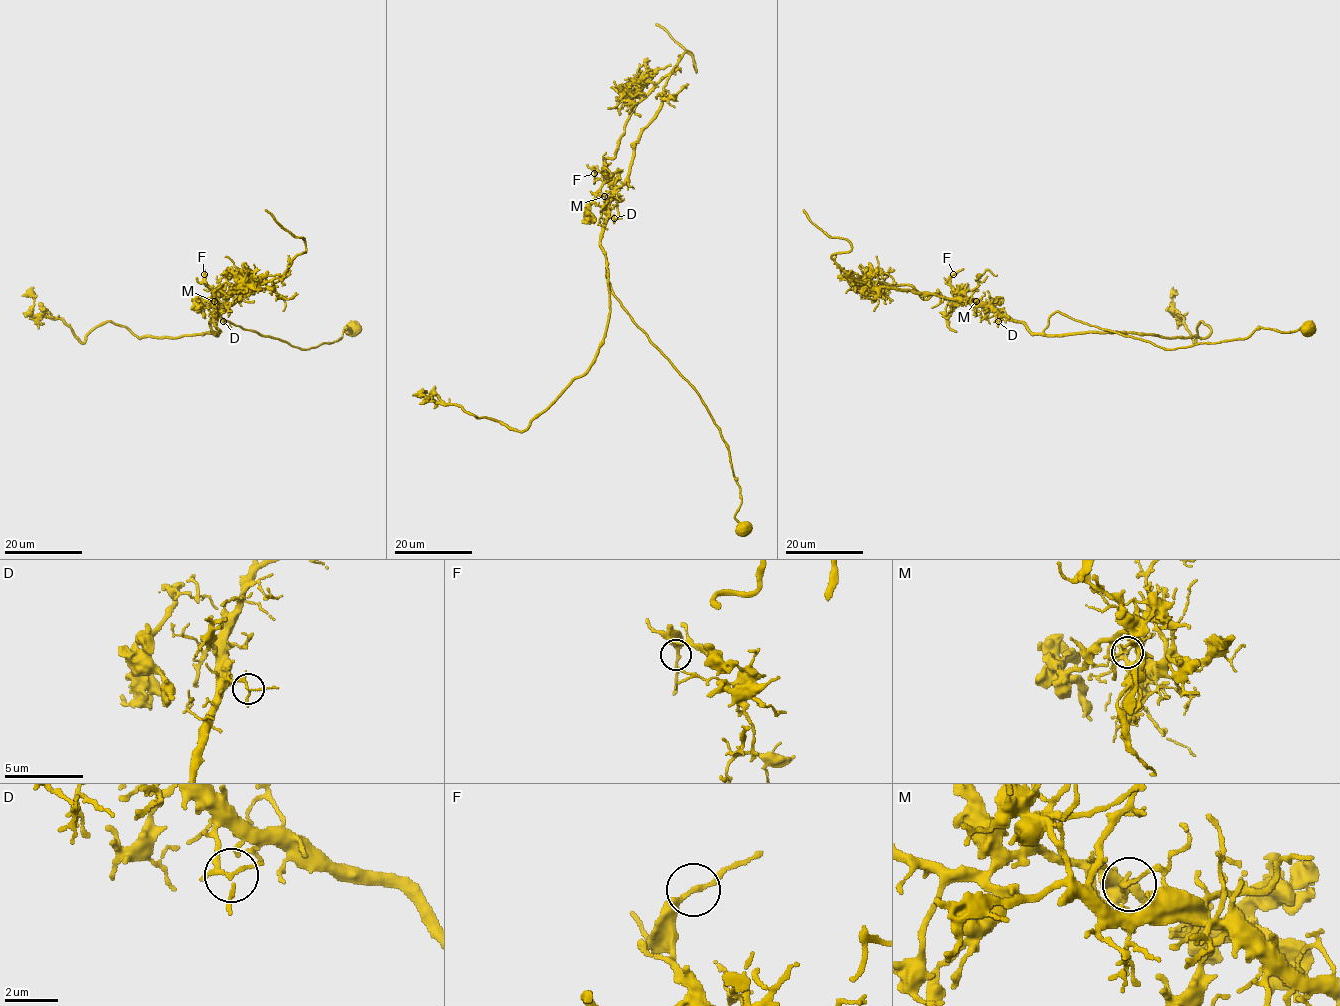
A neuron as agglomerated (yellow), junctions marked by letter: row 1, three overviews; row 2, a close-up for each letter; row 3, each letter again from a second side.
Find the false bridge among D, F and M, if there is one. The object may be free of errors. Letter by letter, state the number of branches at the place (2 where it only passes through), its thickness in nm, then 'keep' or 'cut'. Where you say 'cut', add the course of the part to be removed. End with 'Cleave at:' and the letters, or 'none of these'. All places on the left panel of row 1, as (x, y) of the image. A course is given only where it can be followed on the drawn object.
D: 2 branches meet; 160 nm thick; keep
F: 2 branches meet; 200 nm thick; keep
M: 2 branches meet; 120 nm thick; cut; foreign part runs (214, 301), (205, 302), (215, 290), (227, 299), (234, 285), (278, 278), (305, 251), (265, 210)
Cleave at: M

